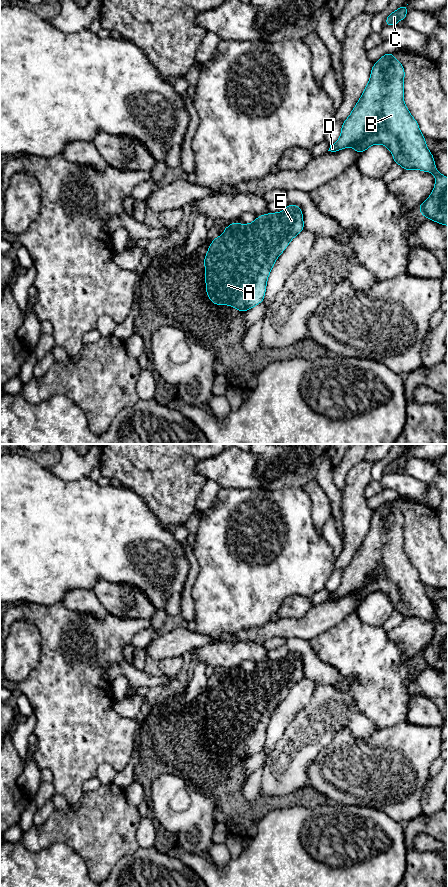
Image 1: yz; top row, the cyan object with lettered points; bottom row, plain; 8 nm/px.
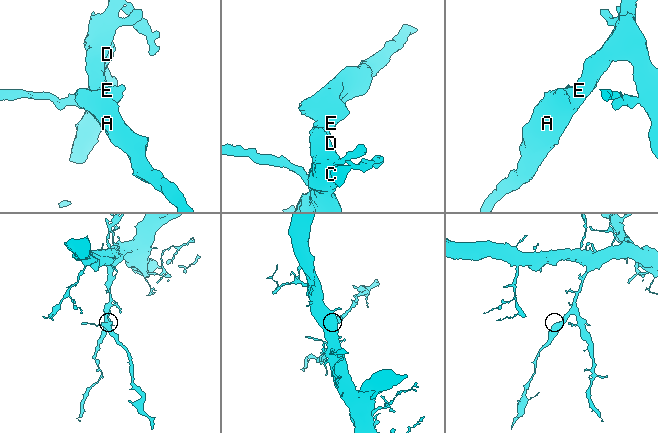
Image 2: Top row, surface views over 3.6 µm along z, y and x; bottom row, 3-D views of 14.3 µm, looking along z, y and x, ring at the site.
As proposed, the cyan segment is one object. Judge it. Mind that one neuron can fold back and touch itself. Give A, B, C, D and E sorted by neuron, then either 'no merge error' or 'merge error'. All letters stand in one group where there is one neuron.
A B C D E; no merge error

